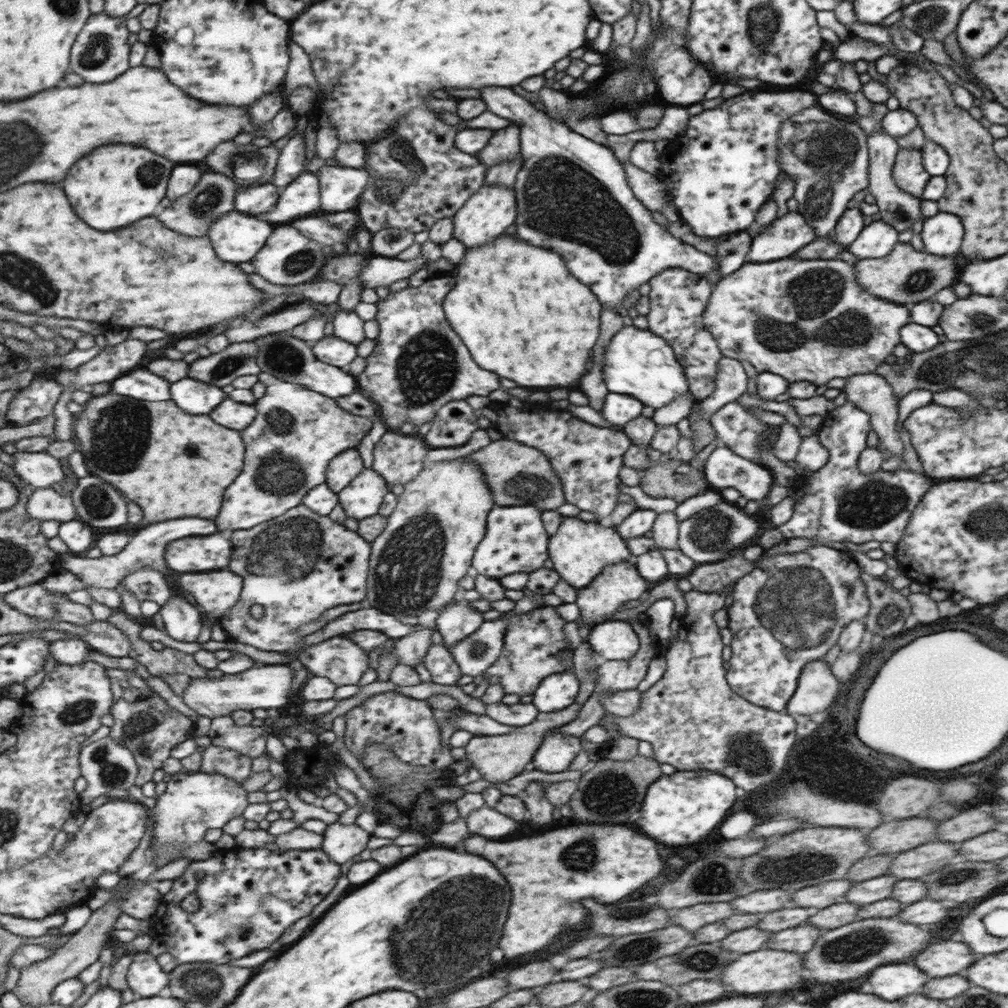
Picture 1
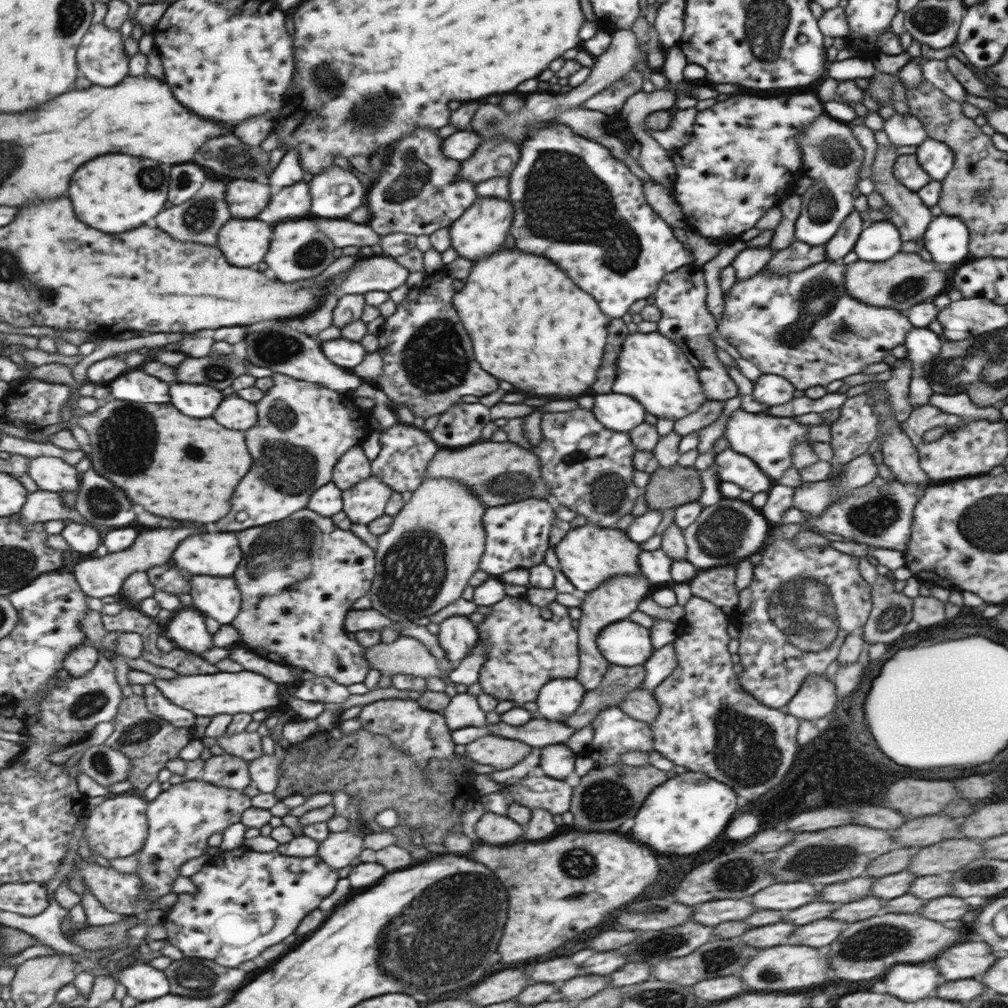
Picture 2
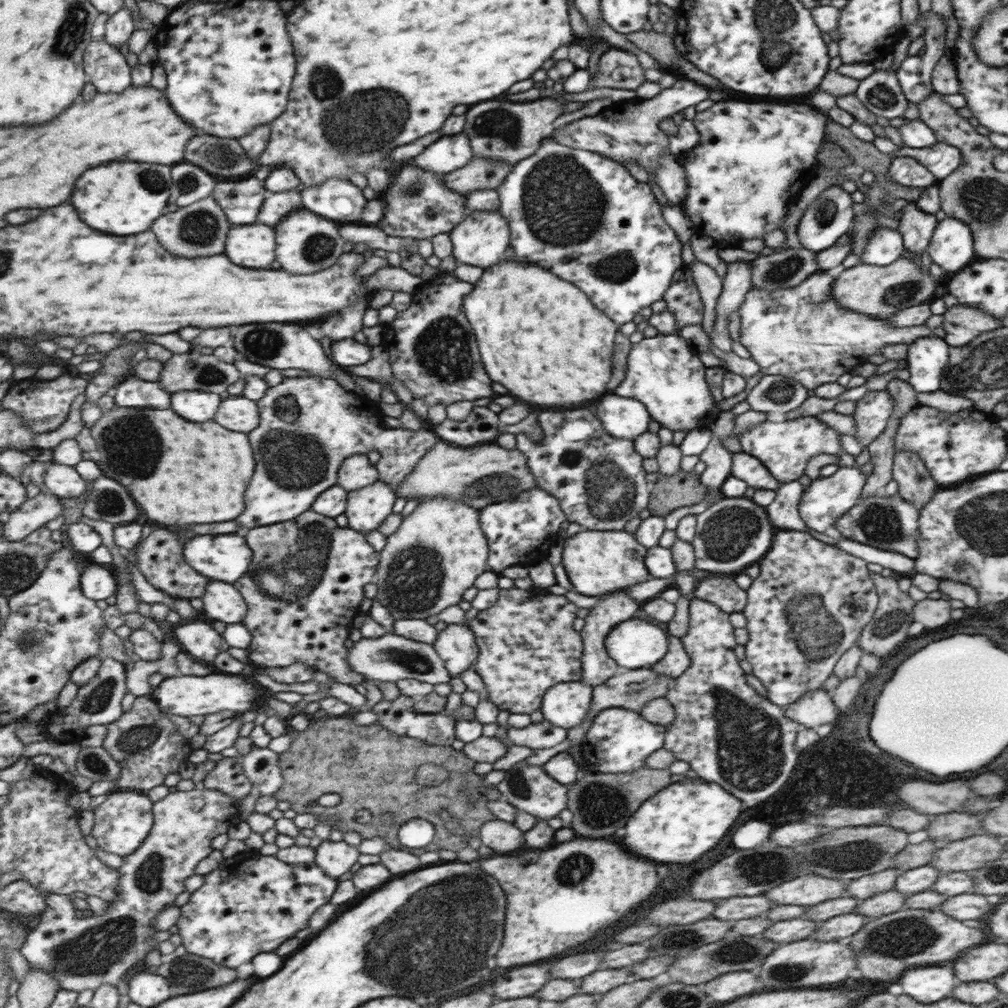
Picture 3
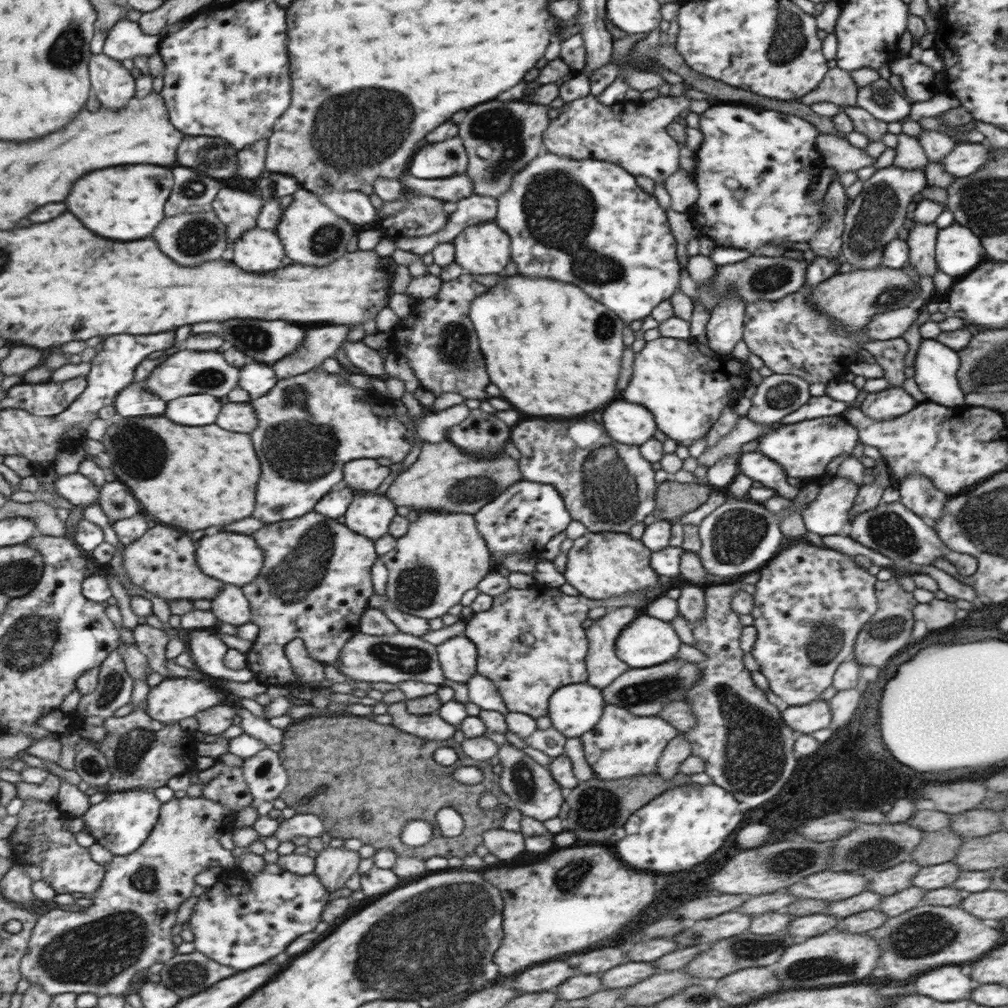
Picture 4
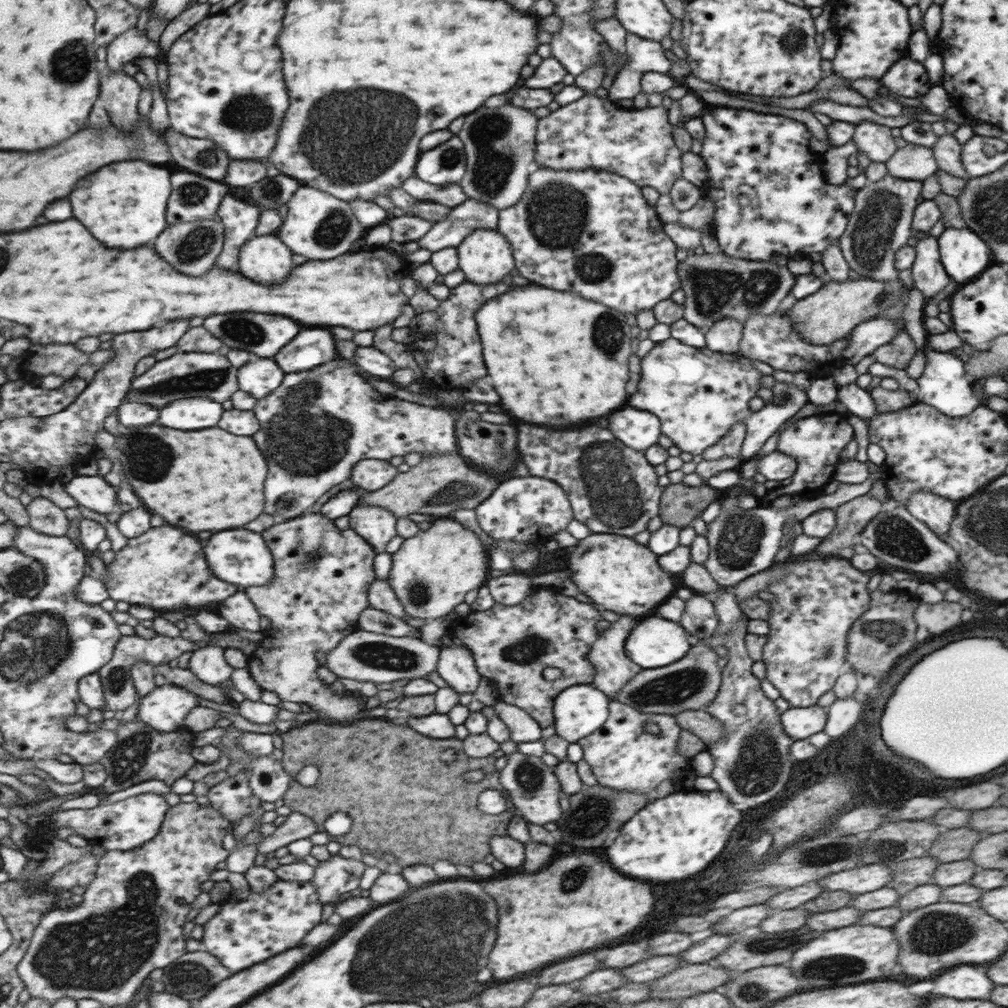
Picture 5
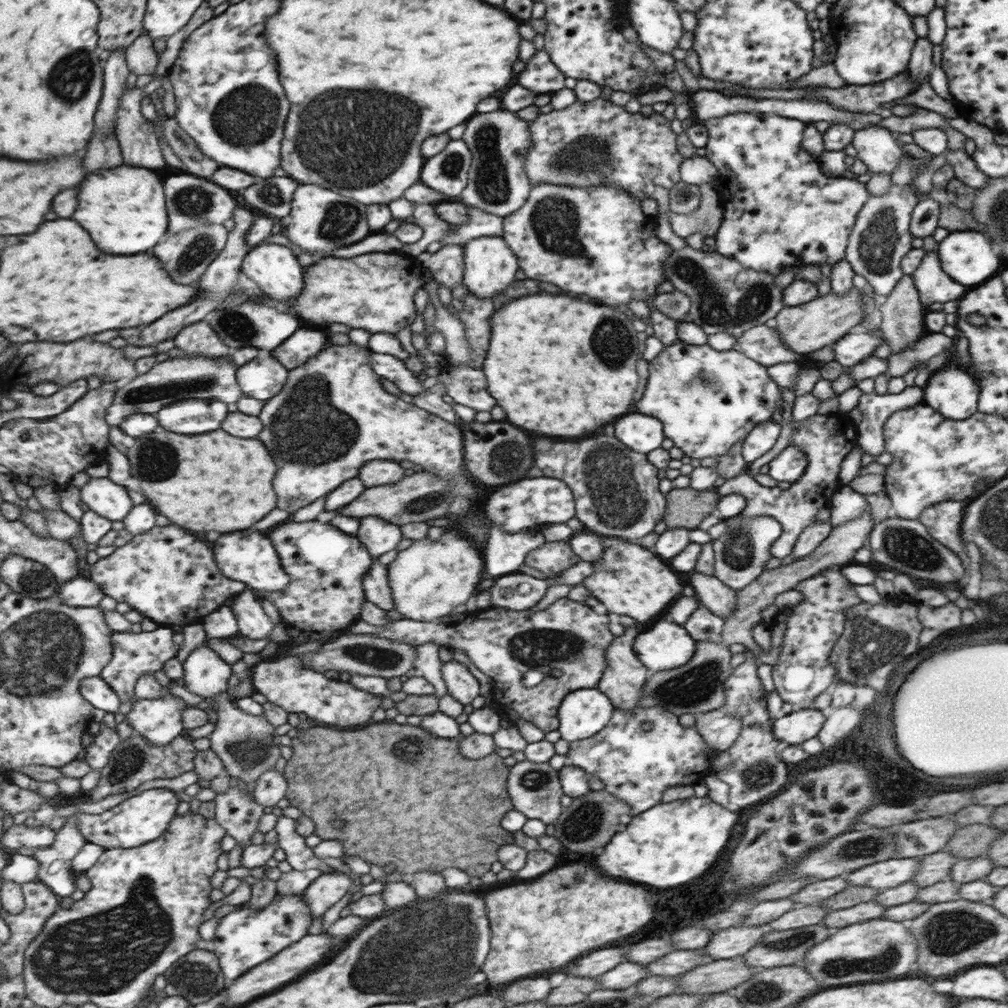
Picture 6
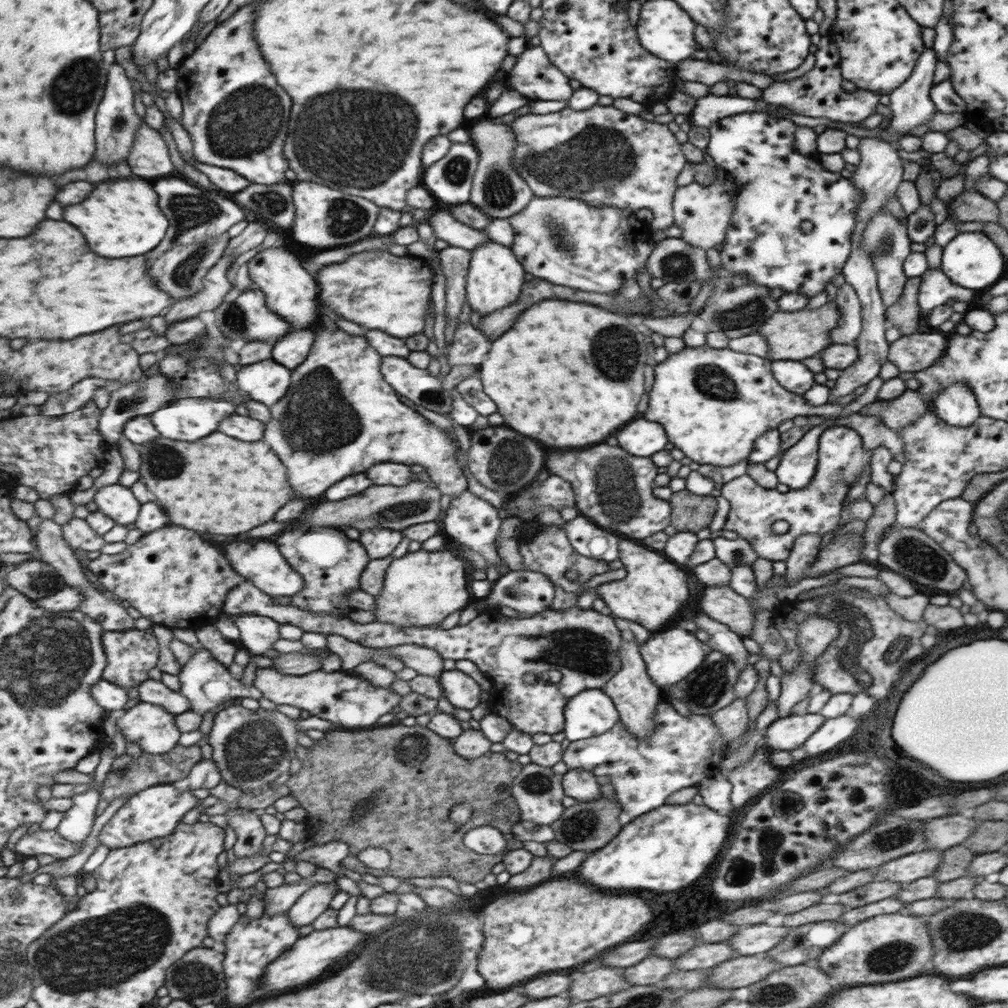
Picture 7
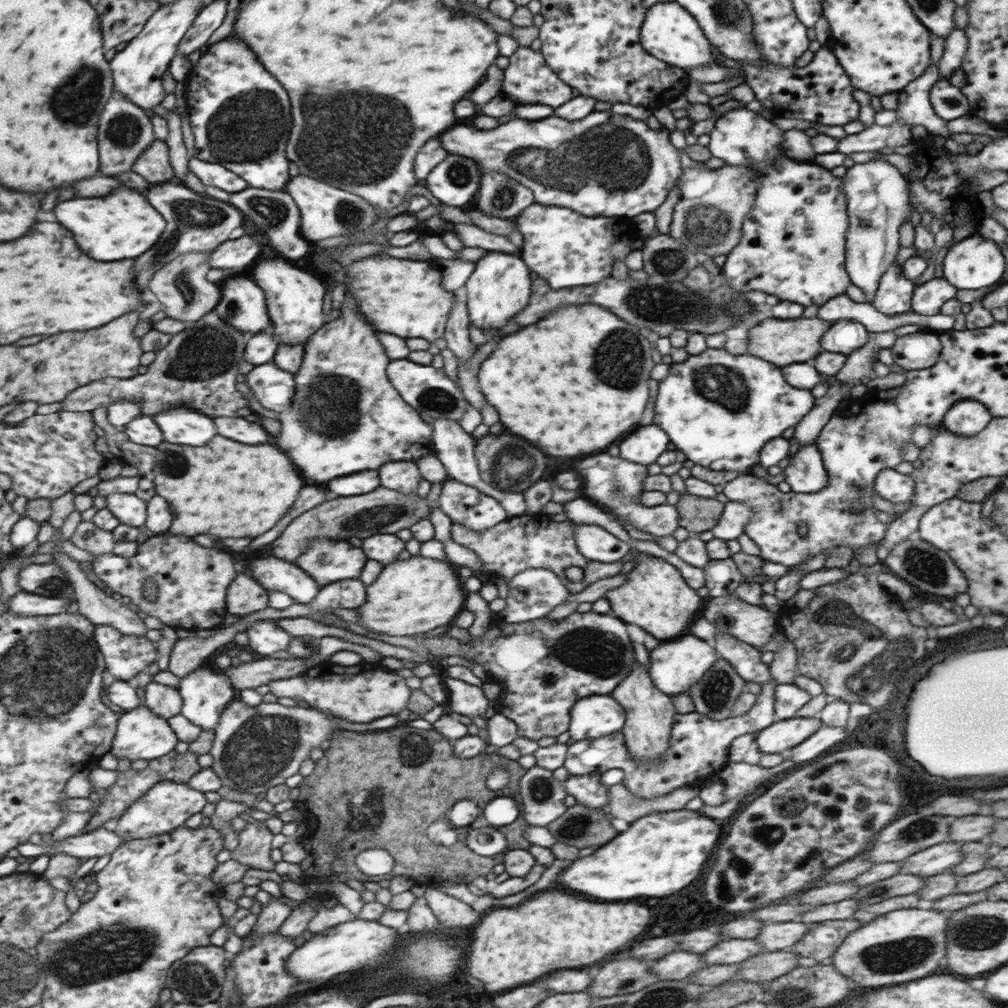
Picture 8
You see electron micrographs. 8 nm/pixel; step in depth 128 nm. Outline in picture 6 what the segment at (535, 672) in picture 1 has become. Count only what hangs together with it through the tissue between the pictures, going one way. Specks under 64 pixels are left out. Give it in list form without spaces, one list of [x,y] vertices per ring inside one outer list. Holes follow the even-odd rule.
[[[566,597],[555,600],[544,610],[531,613],[527,609],[512,611],[489,607],[453,624],[399,619],[379,627],[356,619],[343,634],[373,635],[415,646],[429,641],[448,650],[462,650],[477,670],[492,679],[494,686],[488,699],[493,702],[495,712],[513,709],[517,716],[543,732],[558,727],[557,710],[567,694],[598,686],[606,668],[605,650],[615,640],[607,630],[606,613],[595,614],[583,603]],[[529,670],[539,673],[559,670],[561,676],[554,678],[545,674],[537,685],[527,688],[521,685],[521,679]]]

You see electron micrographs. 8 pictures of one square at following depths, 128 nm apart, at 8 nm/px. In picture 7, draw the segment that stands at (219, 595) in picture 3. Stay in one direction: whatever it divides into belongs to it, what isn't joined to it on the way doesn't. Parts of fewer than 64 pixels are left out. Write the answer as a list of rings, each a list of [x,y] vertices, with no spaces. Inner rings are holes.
[[[242,614],[234,616],[234,621],[241,631],[239,644],[253,655],[260,655],[273,648],[273,644],[281,638],[279,624],[273,617],[258,614]]]

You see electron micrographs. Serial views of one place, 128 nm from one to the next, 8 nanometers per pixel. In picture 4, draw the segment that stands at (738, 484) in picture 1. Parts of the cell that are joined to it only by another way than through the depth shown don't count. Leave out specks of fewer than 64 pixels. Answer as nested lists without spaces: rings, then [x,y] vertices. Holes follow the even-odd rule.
[[[752,451],[740,453],[736,464],[738,472],[743,473],[747,478],[760,482],[765,488],[772,488],[775,494],[780,497],[793,500],[797,496],[798,488],[787,484],[788,477],[782,466],[773,462],[760,452]]]

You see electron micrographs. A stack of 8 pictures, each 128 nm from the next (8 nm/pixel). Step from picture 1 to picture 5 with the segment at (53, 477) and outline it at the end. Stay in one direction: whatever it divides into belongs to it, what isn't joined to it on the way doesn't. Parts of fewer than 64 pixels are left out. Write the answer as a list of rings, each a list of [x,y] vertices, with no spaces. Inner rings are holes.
[[[77,475],[71,482],[64,484],[66,492],[81,506],[98,512],[111,514],[117,507],[118,489],[104,476]]]

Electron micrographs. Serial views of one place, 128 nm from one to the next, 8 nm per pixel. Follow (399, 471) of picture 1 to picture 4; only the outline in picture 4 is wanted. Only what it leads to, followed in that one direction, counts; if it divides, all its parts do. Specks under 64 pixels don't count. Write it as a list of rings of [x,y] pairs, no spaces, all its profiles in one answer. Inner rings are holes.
[[[313,370],[313,372],[307,372],[307,374],[301,374],[301,376],[292,376],[291,378],[280,380],[265,396],[256,398],[252,403],[255,410],[258,412],[259,426],[253,431],[251,436],[255,436],[255,450],[259,452],[259,460],[263,460],[263,480],[259,482],[259,504],[255,508],[255,518],[267,522],[267,524],[273,524],[273,522],[281,522],[281,520],[293,520],[298,519],[300,516],[315,511],[315,507],[318,506],[318,502],[325,498],[341,480],[344,480],[343,466],[349,462],[349,460],[357,459],[376,459],[376,458],[389,458],[390,462],[397,464],[407,456],[409,452],[409,444],[407,444],[407,428],[399,426],[399,420],[391,418],[391,420],[385,420],[389,418],[391,414],[385,414],[389,404],[387,402],[381,402],[381,400],[369,400],[371,396],[365,392],[365,390],[359,390],[359,388],[353,388],[353,386],[347,386],[347,380],[339,378],[339,376],[331,376],[323,370]],[[464,403],[441,411],[424,409],[419,420],[414,423],[415,433],[412,432],[412,438],[419,437],[422,443],[441,443],[447,440],[447,432],[451,427],[466,419],[469,410]],[[373,406],[381,406],[381,412],[383,414],[373,414]]]

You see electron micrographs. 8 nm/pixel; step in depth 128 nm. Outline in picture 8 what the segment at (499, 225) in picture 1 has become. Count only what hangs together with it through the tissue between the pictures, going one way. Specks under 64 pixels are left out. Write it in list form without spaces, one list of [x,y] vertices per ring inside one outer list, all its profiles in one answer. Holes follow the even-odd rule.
[[[487,251],[474,261],[474,269],[462,288],[469,323],[480,330],[501,329],[507,320],[517,314],[525,302],[529,302],[529,272],[527,264],[517,255],[499,251]]]

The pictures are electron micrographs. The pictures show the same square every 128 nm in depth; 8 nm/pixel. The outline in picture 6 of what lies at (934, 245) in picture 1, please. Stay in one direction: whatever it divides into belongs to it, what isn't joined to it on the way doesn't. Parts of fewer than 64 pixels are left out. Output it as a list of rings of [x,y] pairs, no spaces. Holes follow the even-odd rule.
[[[950,231],[937,243],[935,249],[942,271],[963,286],[975,286],[985,282],[989,276],[997,274],[999,270],[999,258],[989,248],[989,242],[983,238],[983,232],[977,231]]]

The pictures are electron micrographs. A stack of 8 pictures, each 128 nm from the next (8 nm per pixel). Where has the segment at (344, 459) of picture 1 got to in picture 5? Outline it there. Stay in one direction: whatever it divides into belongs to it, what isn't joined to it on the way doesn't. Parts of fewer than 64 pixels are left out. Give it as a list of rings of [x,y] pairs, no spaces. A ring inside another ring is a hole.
[[[363,460],[363,464],[355,468],[355,476],[351,476],[350,482],[354,486],[371,492],[386,486],[395,475],[397,470],[385,460]]]

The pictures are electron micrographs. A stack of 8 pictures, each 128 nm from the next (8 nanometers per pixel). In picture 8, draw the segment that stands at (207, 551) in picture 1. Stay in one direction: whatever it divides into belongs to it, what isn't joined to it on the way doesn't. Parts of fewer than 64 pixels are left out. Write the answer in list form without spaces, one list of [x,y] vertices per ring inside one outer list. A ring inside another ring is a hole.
[[[269,551],[257,556],[250,563],[252,577],[269,592],[279,591],[289,595],[295,603],[307,604],[316,600],[321,585],[305,569],[296,564],[279,560]]]

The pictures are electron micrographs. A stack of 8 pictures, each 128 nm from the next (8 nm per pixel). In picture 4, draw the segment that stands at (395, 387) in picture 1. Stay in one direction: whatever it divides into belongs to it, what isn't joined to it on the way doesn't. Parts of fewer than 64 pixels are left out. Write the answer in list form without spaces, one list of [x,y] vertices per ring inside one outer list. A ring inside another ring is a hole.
[[[463,271],[456,279],[442,282],[435,296],[414,301],[406,318],[399,319],[400,322],[391,329],[388,350],[406,359],[420,389],[431,392],[434,397],[441,392],[453,392],[463,396],[464,400],[485,398],[483,388],[489,380],[468,310],[471,300],[488,288],[473,281],[472,275]]]

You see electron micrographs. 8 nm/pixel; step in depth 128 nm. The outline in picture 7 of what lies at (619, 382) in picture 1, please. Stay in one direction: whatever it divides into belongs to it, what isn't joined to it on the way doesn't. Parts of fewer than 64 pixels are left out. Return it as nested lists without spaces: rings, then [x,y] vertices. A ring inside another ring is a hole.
[[[683,347],[679,352],[669,353],[662,362],[653,366],[654,379],[648,390],[647,412],[643,412],[641,416],[645,420],[661,424],[667,440],[692,460],[693,466],[712,464],[730,467],[735,463],[747,461],[758,436],[775,429],[781,421],[808,416],[835,417],[843,410],[843,405],[831,403],[807,405],[801,393],[789,392],[773,379],[769,366],[769,359],[736,353],[727,347]]]

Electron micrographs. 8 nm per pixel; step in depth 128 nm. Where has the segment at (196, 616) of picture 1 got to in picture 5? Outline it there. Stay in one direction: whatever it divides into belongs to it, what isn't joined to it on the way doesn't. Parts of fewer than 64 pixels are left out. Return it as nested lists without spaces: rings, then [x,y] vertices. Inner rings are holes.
[[[207,640],[194,652],[188,670],[199,680],[213,686],[231,680],[235,669],[227,663],[225,650]]]

